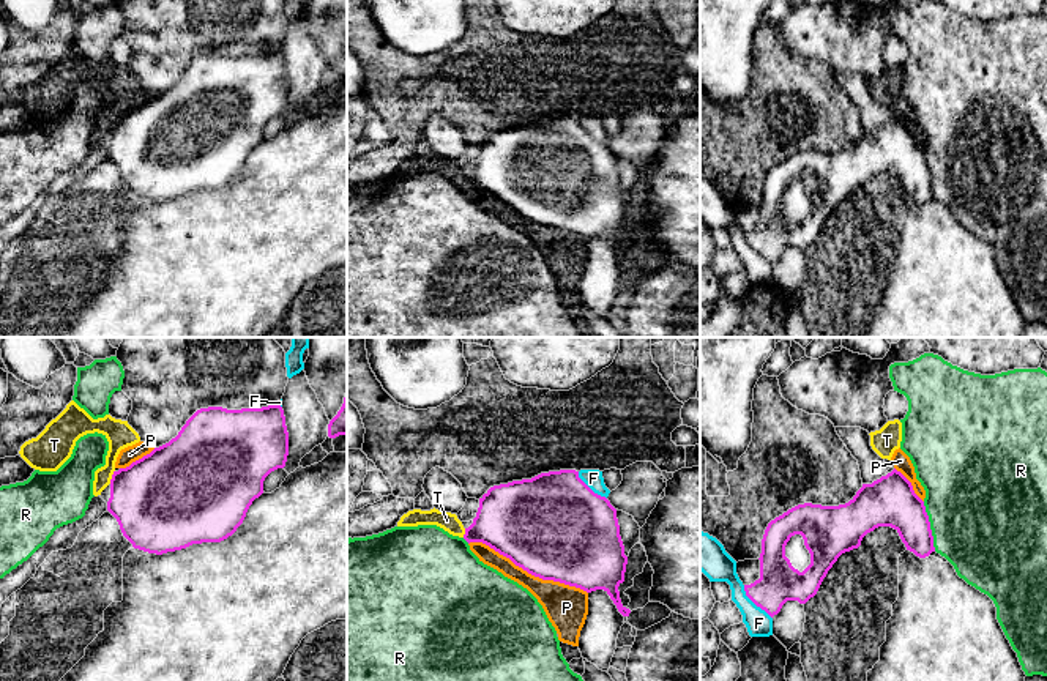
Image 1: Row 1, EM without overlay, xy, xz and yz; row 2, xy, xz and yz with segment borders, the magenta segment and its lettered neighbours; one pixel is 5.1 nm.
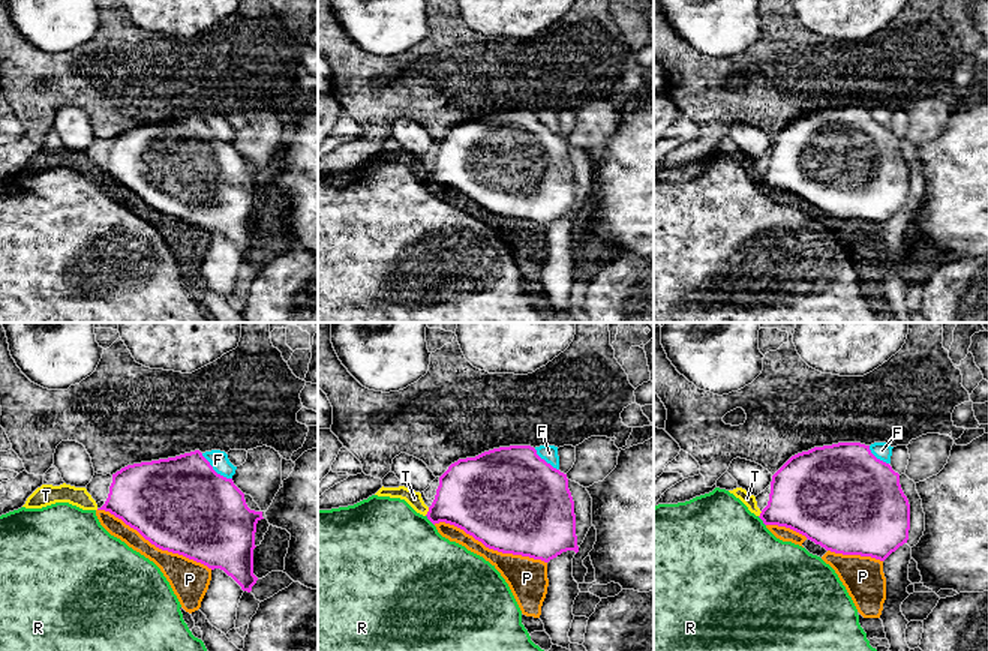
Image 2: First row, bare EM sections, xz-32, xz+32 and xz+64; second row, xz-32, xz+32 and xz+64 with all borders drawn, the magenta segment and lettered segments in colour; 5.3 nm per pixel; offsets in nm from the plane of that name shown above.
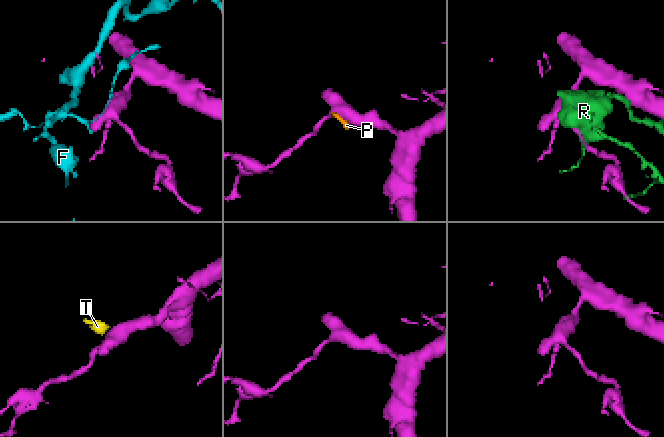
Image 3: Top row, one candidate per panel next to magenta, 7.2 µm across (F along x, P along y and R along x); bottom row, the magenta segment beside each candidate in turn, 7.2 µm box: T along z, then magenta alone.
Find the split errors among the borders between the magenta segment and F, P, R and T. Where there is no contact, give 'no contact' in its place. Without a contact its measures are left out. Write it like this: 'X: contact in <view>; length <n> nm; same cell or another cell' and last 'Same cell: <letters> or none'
F: contact in yz; length 220 nm; another cell
P: contact in xz; length 650 nm; another cell
R: contact in yz; length 260 nm; another cell
T: contact in xy; length 80 nm; another cell
Same cell: none

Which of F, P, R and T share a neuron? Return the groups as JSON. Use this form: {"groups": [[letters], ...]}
{"groups": [["F"], ["P", "T"], ["R"]]}

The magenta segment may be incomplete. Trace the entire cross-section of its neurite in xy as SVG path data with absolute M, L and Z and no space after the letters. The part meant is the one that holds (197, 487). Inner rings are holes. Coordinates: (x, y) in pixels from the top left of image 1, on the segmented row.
M281 405L197 410L169 443L114 471L107 511L134 549L162 555L192 544L221 542L243 523L265 478L284 468L289 432Z

